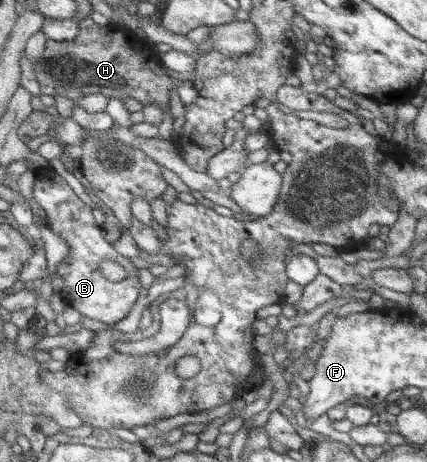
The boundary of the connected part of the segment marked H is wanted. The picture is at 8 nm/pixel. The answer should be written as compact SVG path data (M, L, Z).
M89 16L82 20L75 21L78 25L78 32L75 37L69 41L46 40L42 58L35 64L31 65L34 74L39 76L38 85L42 95L66 97L68 100L77 104L81 97L89 93L101 93L107 99L125 99L131 97L141 105L154 105L165 113L169 107L169 90L177 88L182 81L172 79L163 70L159 60L159 53L153 45L141 39L134 31L123 28L113 23L101 27L91 21Z

